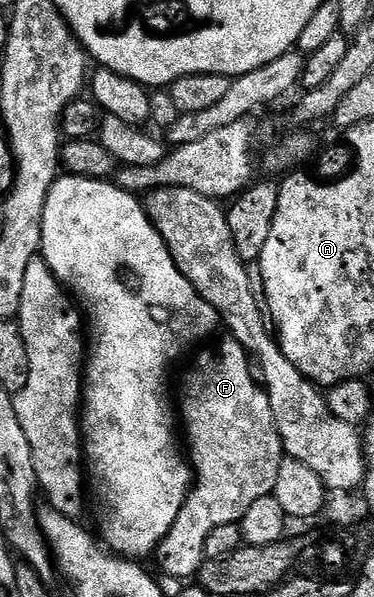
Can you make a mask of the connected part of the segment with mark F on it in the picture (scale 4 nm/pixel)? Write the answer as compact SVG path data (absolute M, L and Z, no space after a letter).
M225 336L214 354L205 354L198 360L197 367L190 372L189 379L185 382L185 403L179 406L179 414L180 417L181 414L185 417L183 434L184 437L185 434L189 437L187 458L195 481L189 495L185 497L183 508L179 508L179 516L175 516L175 524L171 524L171 532L167 532L165 539L156 548L155 559L161 565L162 575L182 580L196 576L205 563L207 536L211 536L215 528L223 528L223 524L240 523L247 508L251 508L255 500L270 497L275 488L275 480L279 480L279 468L287 455L275 428L269 394L255 377L254 367L253 370L249 367L249 361L249 351L232 336Z

